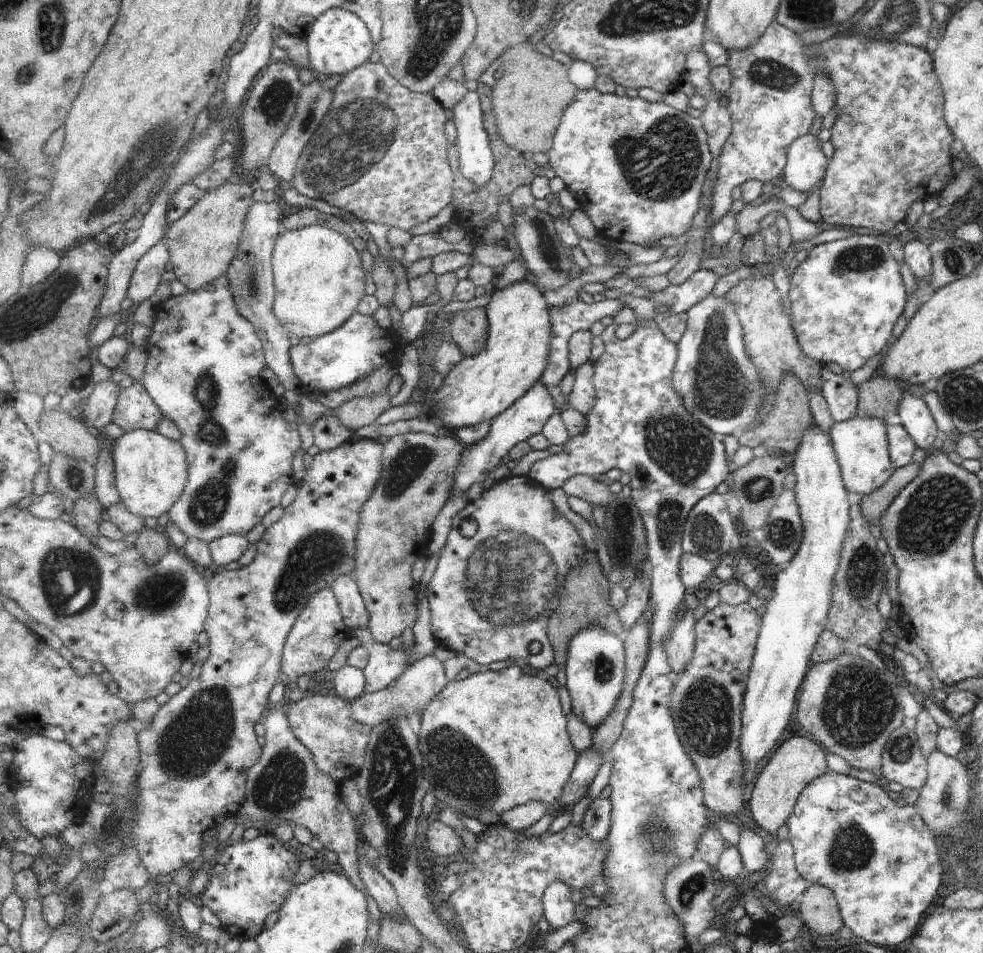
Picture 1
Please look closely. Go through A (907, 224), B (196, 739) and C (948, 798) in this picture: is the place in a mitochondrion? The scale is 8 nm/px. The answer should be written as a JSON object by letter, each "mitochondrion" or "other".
{"A":"other","B":"mitochondrion","C":"mitochondrion"}

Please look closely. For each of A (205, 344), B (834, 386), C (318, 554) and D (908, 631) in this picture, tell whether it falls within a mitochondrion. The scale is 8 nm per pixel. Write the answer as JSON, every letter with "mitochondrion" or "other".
{"A":"other","B":"other","C":"mitochondrion","D":"other"}

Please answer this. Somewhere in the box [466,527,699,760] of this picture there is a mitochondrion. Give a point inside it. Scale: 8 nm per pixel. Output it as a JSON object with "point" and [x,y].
{"point":[604,667]}

